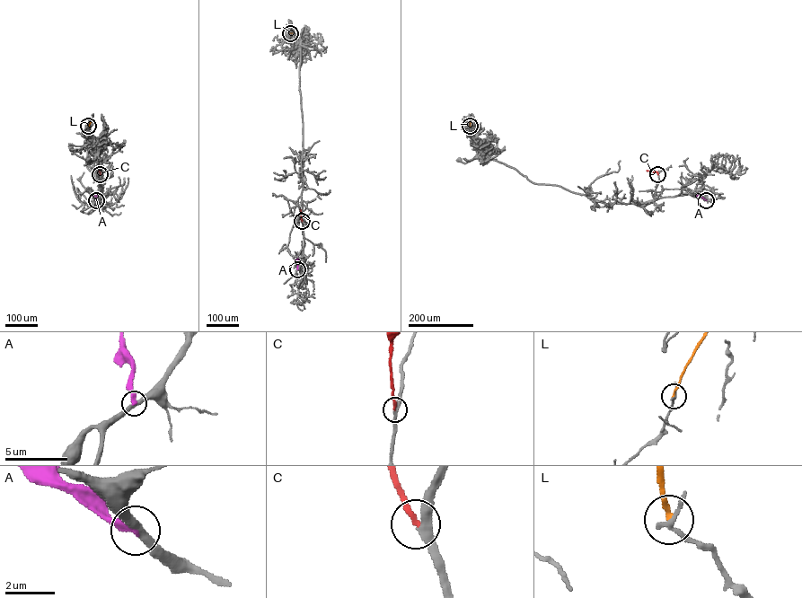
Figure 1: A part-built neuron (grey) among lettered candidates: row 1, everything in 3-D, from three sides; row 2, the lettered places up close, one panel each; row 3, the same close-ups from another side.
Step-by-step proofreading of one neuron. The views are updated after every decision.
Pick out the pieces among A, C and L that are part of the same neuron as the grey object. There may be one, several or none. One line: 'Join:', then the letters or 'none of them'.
Join: C

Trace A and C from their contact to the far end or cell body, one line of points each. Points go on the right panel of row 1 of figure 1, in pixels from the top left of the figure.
A: (706, 200), (695, 195)
C: (657, 174), (647, 171)

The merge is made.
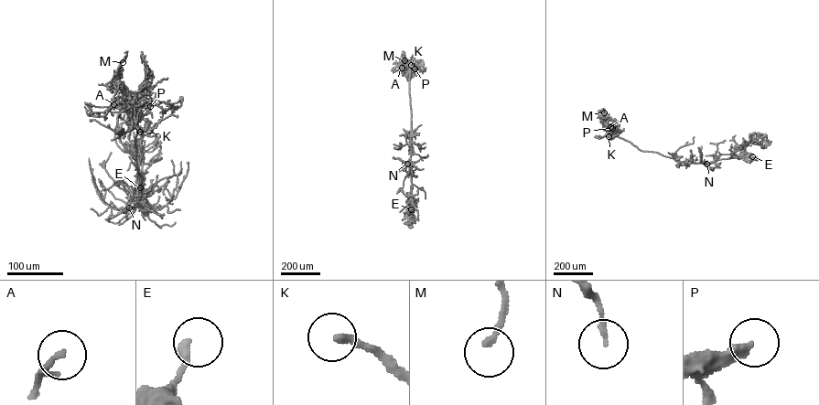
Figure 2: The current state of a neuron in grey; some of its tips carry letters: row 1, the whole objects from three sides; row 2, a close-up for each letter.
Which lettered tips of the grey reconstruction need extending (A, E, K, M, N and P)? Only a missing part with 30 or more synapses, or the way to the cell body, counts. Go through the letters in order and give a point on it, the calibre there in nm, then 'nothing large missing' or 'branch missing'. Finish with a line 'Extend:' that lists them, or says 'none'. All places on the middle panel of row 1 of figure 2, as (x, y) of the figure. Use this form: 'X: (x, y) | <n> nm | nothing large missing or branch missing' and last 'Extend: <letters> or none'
A: (402, 68) | 120 nm | nothing large missing
E: (411, 209) | 320 nm | nothing large missing
K: (411, 65) | 200 nm | branch missing
M: (404, 60) | 170 nm | nothing large missing
N: (407, 164) | 130 nm | nothing large missing
P: (414, 69) | 320 nm | branch missing
Extend: K, P

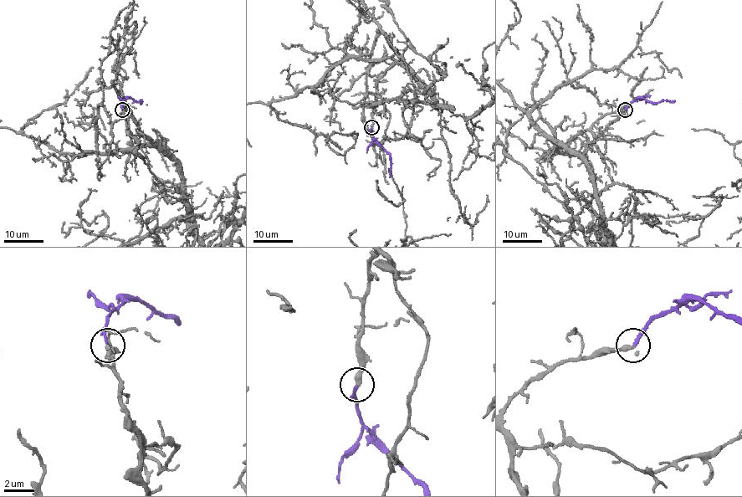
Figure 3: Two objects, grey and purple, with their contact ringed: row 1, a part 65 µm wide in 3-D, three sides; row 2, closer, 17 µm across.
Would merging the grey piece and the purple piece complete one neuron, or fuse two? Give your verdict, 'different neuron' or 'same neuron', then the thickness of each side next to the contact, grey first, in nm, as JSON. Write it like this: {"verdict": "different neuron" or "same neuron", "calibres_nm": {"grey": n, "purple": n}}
{"verdict": "same neuron", "calibres_nm": {"grey": 320, "purple": 180}}

